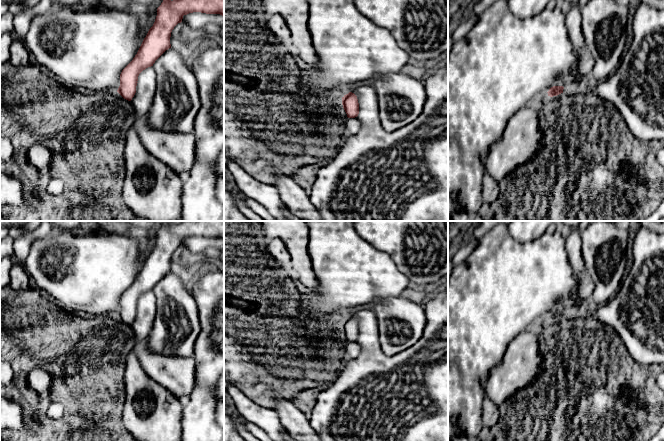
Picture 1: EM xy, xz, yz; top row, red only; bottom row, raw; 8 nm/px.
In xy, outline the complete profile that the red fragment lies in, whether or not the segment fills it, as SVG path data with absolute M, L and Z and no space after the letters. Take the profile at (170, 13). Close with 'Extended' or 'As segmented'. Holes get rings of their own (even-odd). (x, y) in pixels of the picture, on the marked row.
M163 0L157 8L157 16L149 29L137 54L120 74L117 92L131 101L136 93L139 74L169 48L174 27L182 22L183 16L193 12L220 14L224 17L224 0Z. As segmented

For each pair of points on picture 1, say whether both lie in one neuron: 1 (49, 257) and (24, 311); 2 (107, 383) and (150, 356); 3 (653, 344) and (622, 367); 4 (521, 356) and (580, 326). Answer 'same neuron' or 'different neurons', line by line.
1: different neurons
2: different neurons
3: different neurons
4: different neurons

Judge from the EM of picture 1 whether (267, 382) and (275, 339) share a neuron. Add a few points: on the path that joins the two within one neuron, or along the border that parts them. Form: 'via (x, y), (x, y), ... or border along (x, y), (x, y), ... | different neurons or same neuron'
via (275, 371), (275, 350) | same neuron

